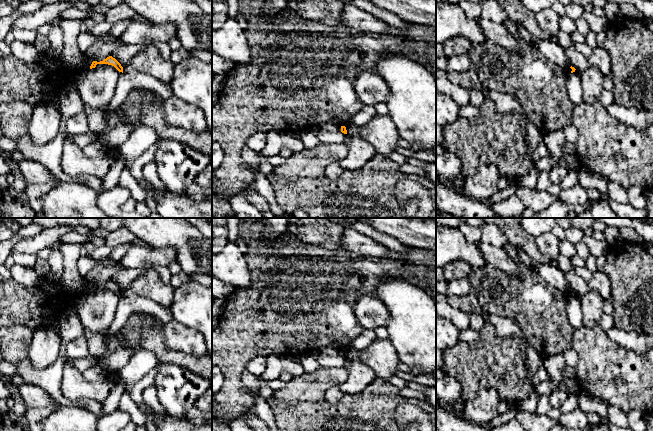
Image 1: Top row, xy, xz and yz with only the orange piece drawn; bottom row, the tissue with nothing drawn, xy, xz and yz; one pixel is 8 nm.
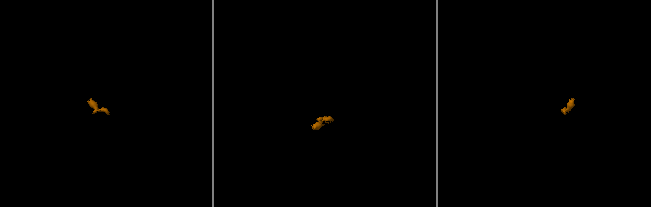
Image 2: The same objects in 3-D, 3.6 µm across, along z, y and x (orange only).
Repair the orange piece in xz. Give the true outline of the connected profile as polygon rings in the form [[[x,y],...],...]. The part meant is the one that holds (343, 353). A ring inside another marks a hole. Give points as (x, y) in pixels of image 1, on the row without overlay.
[[[319,347],[309,353],[314,356],[320,367],[324,368],[341,367],[347,358],[345,350],[330,347]]]

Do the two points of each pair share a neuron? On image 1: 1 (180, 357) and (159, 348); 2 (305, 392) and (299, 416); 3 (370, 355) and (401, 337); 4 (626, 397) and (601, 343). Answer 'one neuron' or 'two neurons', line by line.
1: one neuron
2: two neurons
3: two neurons
4: one neuron

